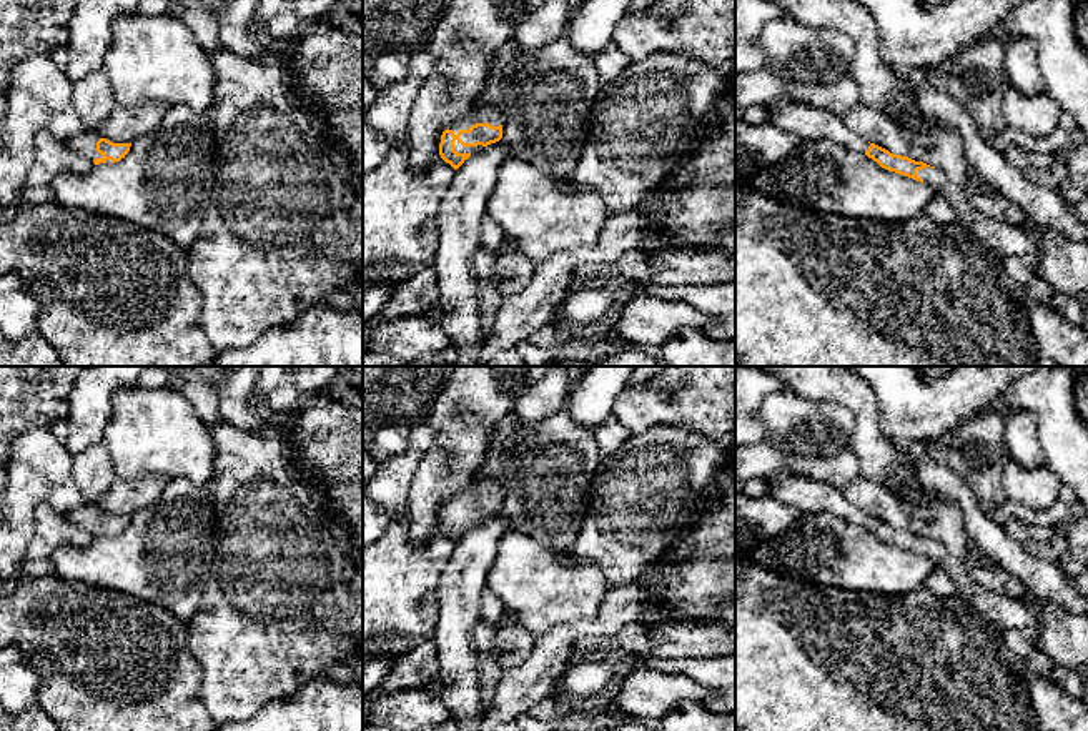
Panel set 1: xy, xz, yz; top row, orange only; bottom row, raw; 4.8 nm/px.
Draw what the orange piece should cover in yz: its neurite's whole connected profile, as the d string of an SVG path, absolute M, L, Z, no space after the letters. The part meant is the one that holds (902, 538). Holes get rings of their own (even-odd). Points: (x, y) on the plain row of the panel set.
M802 476L785 480L767 480L769 496L785 501L809 515L832 513L855 525L865 526L882 541L930 558L937 568L943 569L957 584L957 594L973 604L988 619L1001 628L1015 628L1036 648L1038 639L1038 609L1026 604L1021 598L1008 598L992 593L978 584L970 566L952 554L942 543L908 530L893 528L888 523L867 515L862 508L850 503L845 495L825 481L815 481Z

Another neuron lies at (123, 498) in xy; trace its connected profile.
M146 475L135 481L116 480L113 486L96 500L95 506L113 516L131 516L140 508L151 505L166 488L170 480Z

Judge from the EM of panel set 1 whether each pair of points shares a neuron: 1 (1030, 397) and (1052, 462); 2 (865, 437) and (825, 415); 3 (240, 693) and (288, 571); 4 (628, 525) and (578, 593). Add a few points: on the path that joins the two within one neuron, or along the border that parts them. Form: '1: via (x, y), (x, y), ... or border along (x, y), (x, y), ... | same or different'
1: via (1047, 413), (1058, 425), (1058, 445) | same
2: border along (825, 400), (844, 405), (852, 413), (849, 447) | different
3: via (247, 663), (258, 635), (275, 618), (278, 601) | same
4: border along (571, 551), (591, 560), (609, 585) | different

